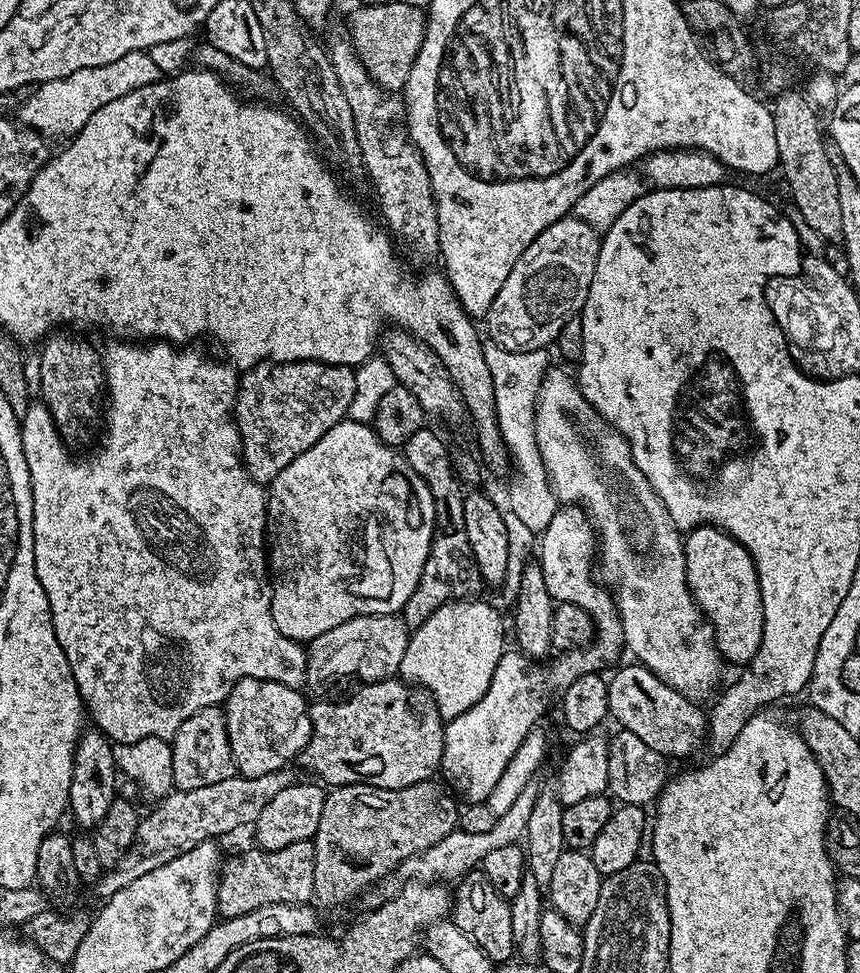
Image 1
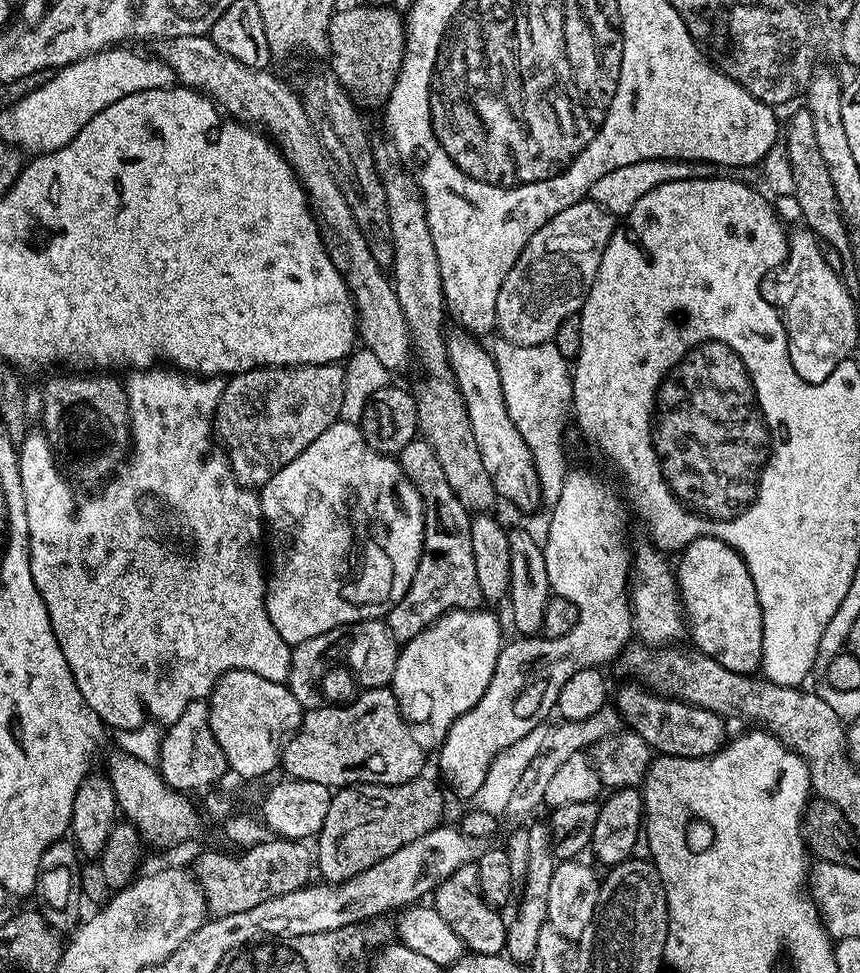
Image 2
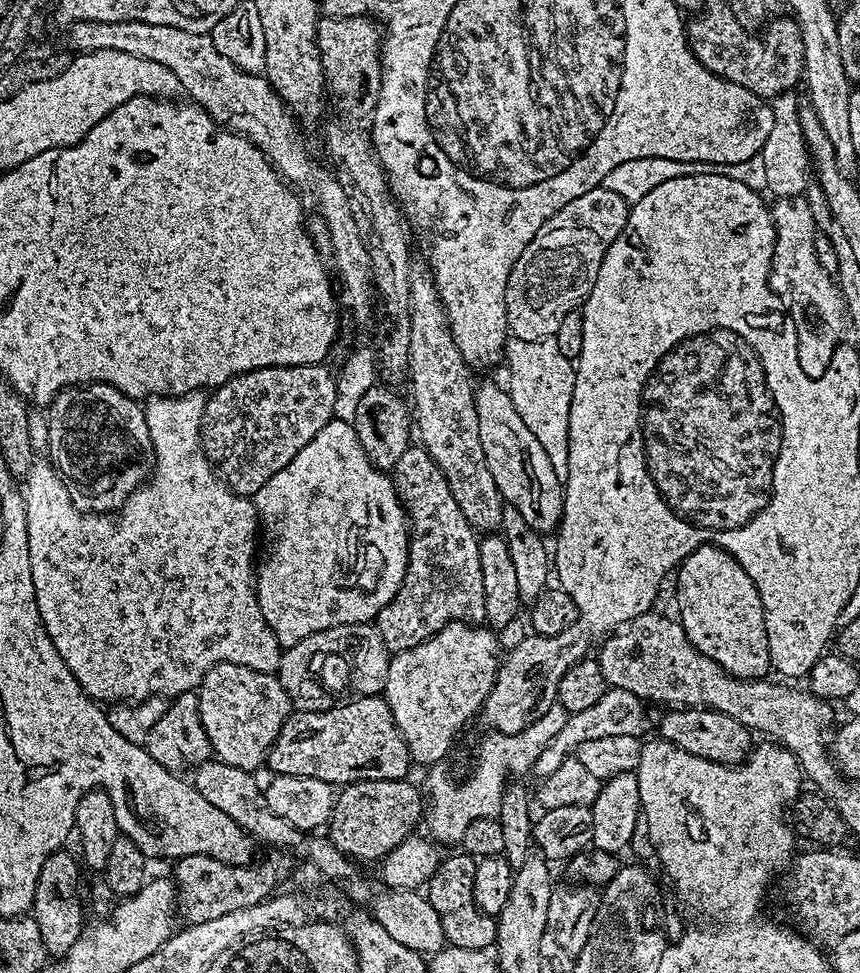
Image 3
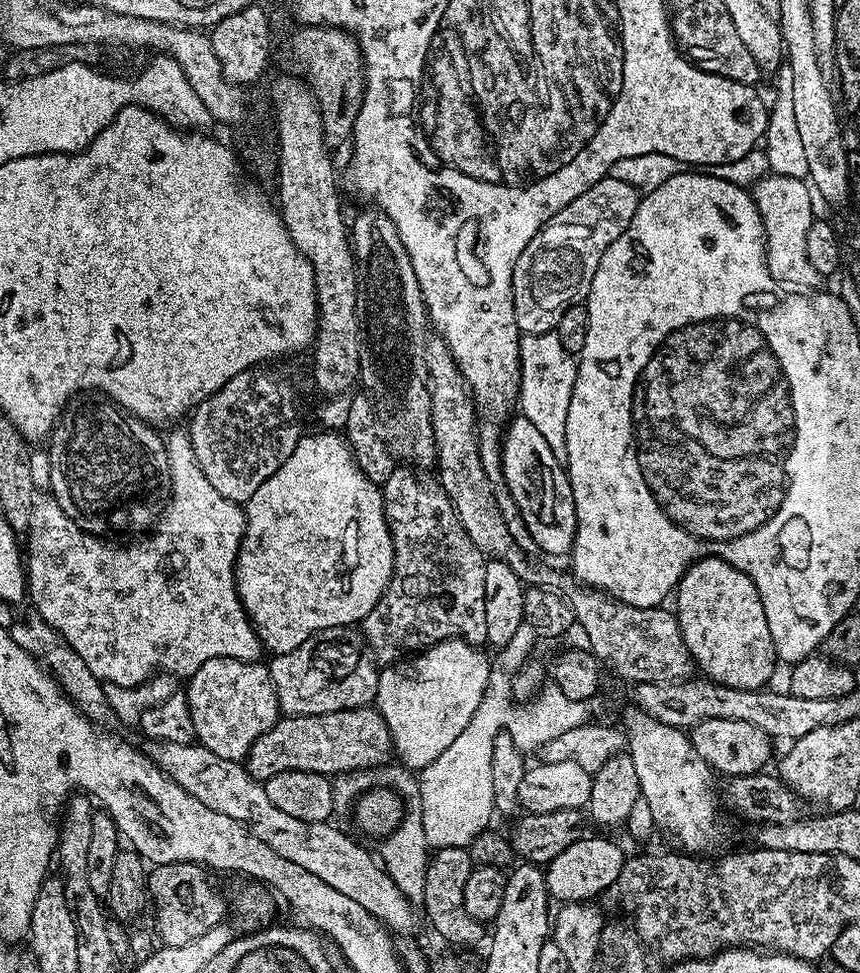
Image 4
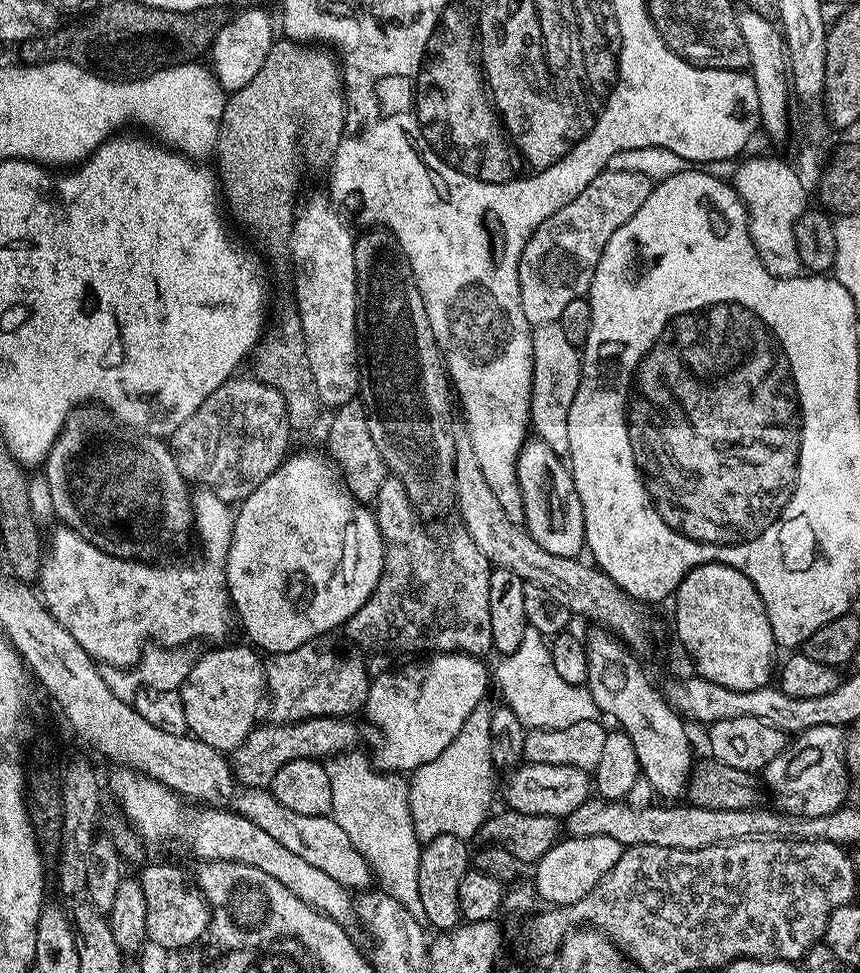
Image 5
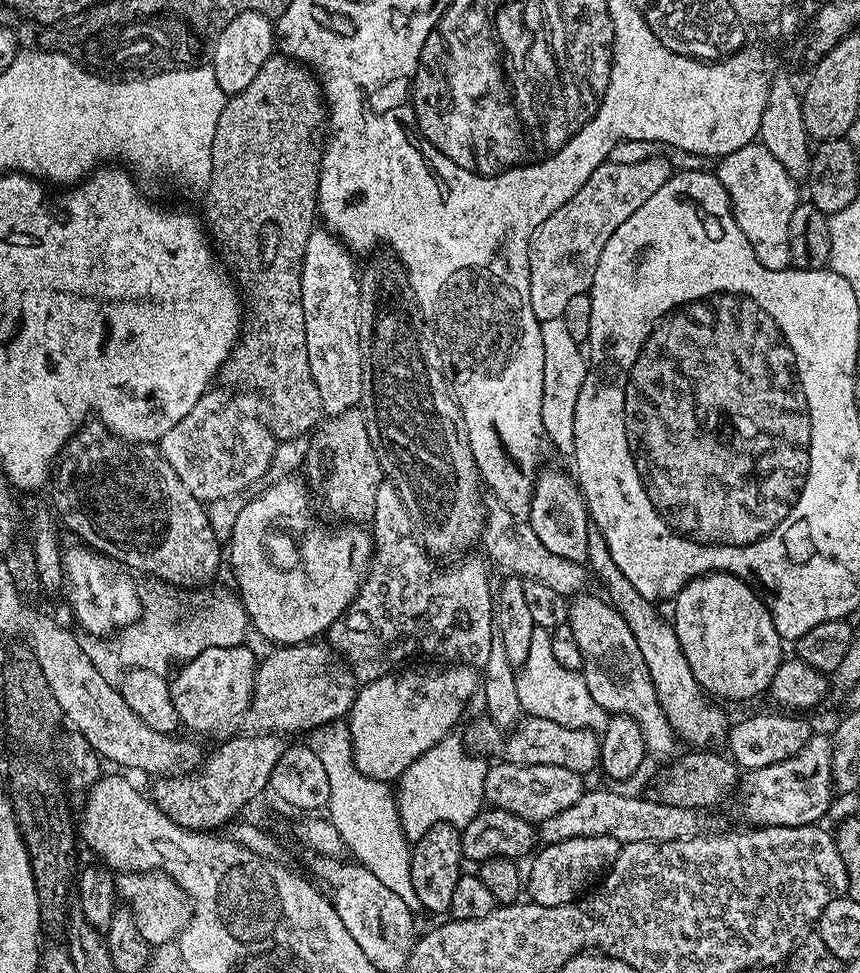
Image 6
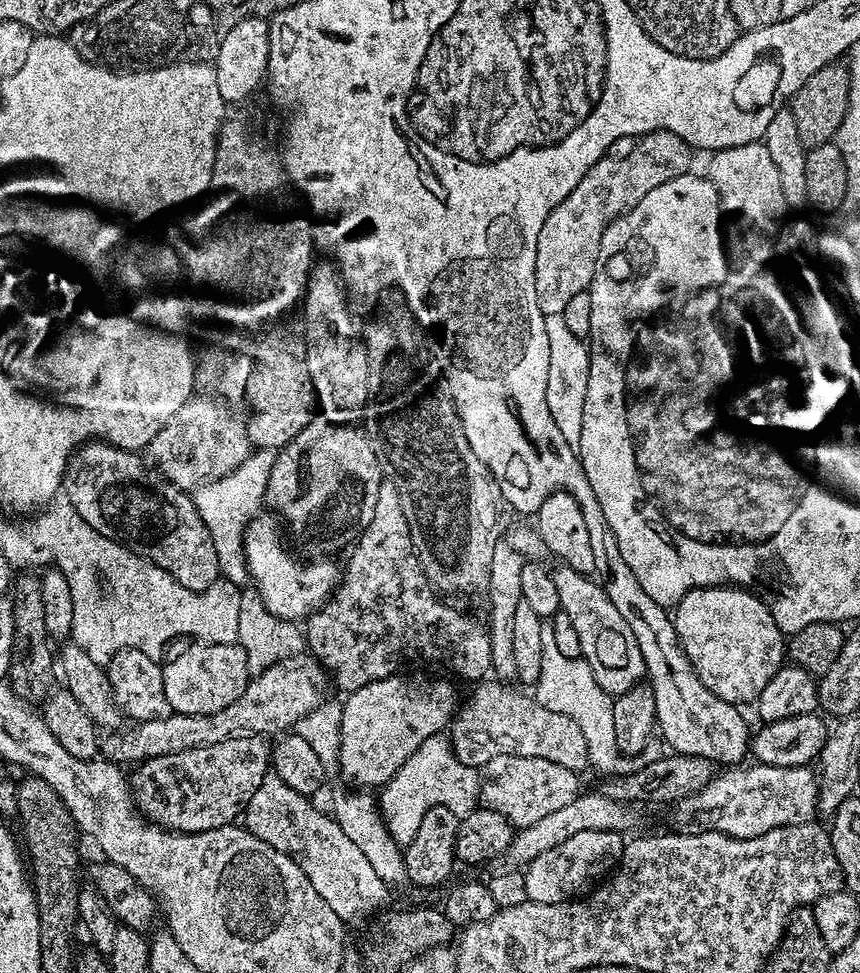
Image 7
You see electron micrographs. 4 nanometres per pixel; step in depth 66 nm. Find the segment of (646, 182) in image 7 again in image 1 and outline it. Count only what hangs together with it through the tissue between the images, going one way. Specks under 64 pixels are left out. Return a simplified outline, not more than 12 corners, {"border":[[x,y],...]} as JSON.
{"border":[[569,214],[514,262],[491,343],[547,349],[586,302],[601,233]]}

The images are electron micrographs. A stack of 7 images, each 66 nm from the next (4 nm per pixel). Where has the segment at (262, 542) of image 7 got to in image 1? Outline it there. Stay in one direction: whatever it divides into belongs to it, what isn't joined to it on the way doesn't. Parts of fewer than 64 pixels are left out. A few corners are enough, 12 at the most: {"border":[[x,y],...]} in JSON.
{"border":[[345,418],[266,488],[274,626],[395,616],[434,498]]}

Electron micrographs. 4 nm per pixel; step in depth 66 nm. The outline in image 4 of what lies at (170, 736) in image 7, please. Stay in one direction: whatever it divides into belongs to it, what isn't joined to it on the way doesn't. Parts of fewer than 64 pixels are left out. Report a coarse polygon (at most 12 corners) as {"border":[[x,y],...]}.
{"border":[[347,627],[267,670],[284,716],[375,705],[380,668]]}

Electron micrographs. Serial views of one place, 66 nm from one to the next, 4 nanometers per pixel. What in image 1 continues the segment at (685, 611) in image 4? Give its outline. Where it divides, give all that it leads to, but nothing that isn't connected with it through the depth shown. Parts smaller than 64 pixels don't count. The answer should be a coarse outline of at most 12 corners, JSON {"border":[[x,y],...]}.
{"border":[[729,532],[683,537],[686,582],[727,663],[762,646],[760,575]]}

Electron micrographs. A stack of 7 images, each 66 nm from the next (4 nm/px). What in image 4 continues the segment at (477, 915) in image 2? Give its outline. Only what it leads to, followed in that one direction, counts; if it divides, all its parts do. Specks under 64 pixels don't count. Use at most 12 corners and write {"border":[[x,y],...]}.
{"border":[[435,849],[422,912],[452,944],[476,944],[485,925],[466,914],[468,849]]}

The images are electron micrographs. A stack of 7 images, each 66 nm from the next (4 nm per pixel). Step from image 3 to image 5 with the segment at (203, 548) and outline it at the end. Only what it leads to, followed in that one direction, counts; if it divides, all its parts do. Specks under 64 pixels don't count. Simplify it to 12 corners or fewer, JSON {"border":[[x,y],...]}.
{"border":[[192,496],[204,556],[123,560],[63,526],[38,595],[101,665],[234,628],[234,508]]}

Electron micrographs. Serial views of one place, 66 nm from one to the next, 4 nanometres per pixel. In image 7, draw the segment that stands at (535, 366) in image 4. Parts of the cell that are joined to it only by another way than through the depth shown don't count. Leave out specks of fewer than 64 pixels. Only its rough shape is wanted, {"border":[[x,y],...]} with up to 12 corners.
{"border":[[564,315],[546,316],[546,406],[579,449],[590,348]]}

